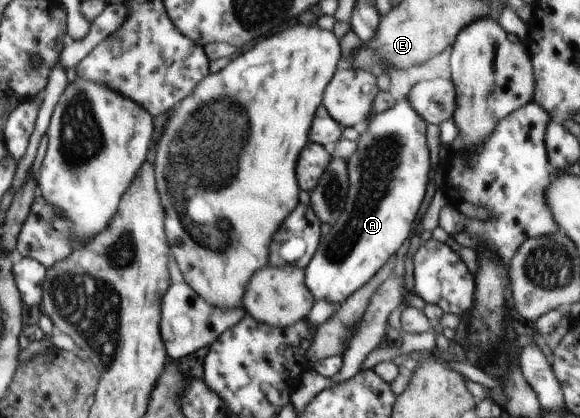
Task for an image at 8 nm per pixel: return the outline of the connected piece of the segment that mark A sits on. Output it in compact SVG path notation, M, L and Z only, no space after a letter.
M408 96L398 98L392 108L360 130L356 151L347 161L349 192L344 210L328 234L320 236L314 256L304 267L304 284L315 301L325 299L335 306L345 302L410 236L434 169L426 131L427 123L412 108Z

